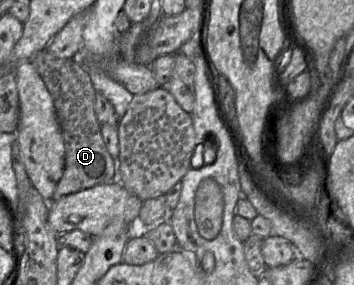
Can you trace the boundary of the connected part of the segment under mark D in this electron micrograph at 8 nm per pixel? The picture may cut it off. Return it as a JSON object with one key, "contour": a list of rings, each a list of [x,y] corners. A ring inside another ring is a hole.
{"contour":[[[45,48],[38,51],[31,62],[52,97],[65,145],[64,172],[51,201],[58,201],[63,196],[96,185],[116,182],[115,159],[105,146],[94,110],[96,91],[89,74],[80,63],[78,53],[73,58],[58,58]]]}

